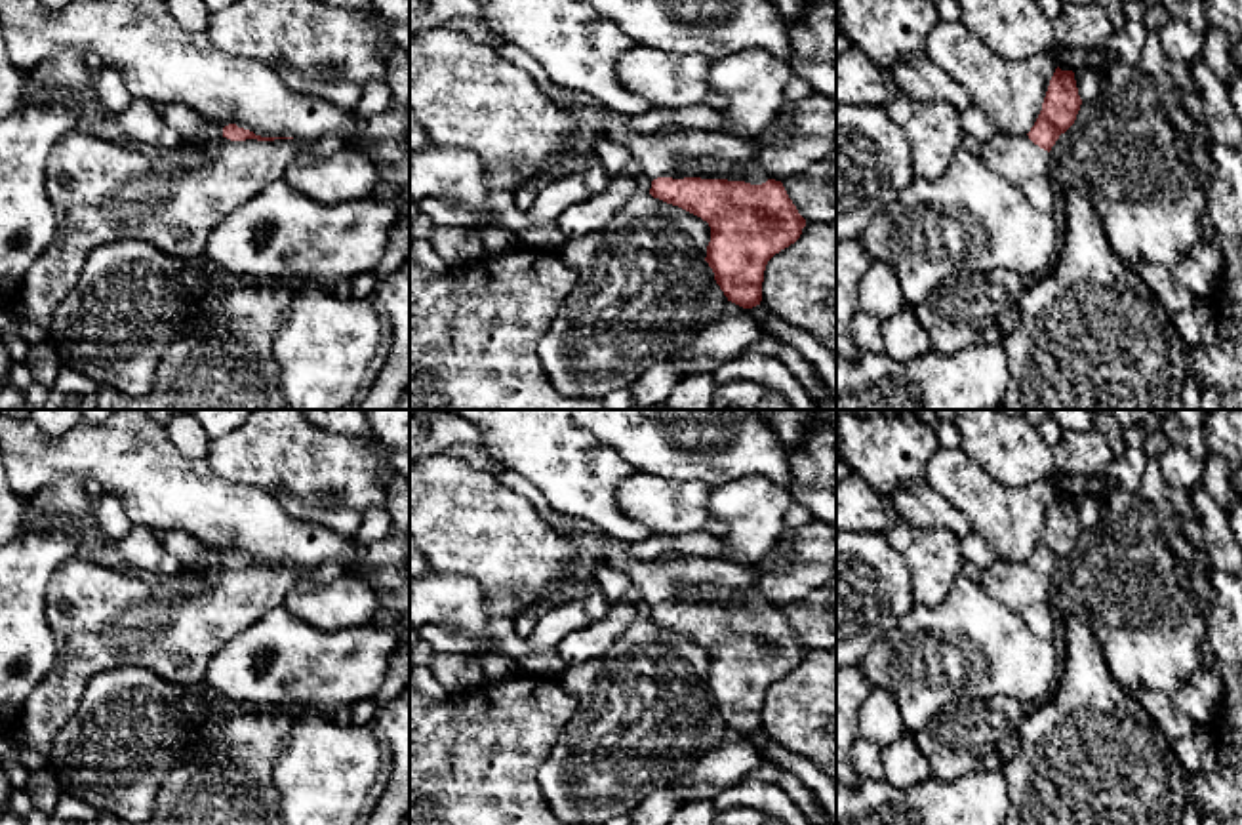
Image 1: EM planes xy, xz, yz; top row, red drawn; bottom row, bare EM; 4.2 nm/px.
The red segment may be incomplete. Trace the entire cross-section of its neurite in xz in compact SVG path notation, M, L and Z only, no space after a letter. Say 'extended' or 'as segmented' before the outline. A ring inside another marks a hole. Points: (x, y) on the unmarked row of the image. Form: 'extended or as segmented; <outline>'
extended; M556 530L575 543L573 570L541 591L486 591L486 612L491 619L511 623L535 602L556 604L570 598L577 585L594 581L600 564L619 568L640 591L640 600L651 606L650 621L678 633L711 654L711 669L705 688L728 728L752 735L762 728L762 709L768 688L794 671L806 646L798 640L781 608L770 606L752 589L756 570L724 558L678 556L669 562L638 560L625 541L606 535L602 530L577 532Z

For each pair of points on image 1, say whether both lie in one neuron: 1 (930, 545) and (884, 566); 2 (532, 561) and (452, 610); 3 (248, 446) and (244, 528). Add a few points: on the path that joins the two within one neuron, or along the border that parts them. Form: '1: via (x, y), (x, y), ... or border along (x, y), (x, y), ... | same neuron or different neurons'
1: border along (884, 534), (905, 564), (907, 589), (915, 601) | different neurons
2: border along (444, 570), (471, 576), (484, 591) | different neurons
3: border along (206, 462), (225, 479), (256, 484), (269, 494) | different neurons

